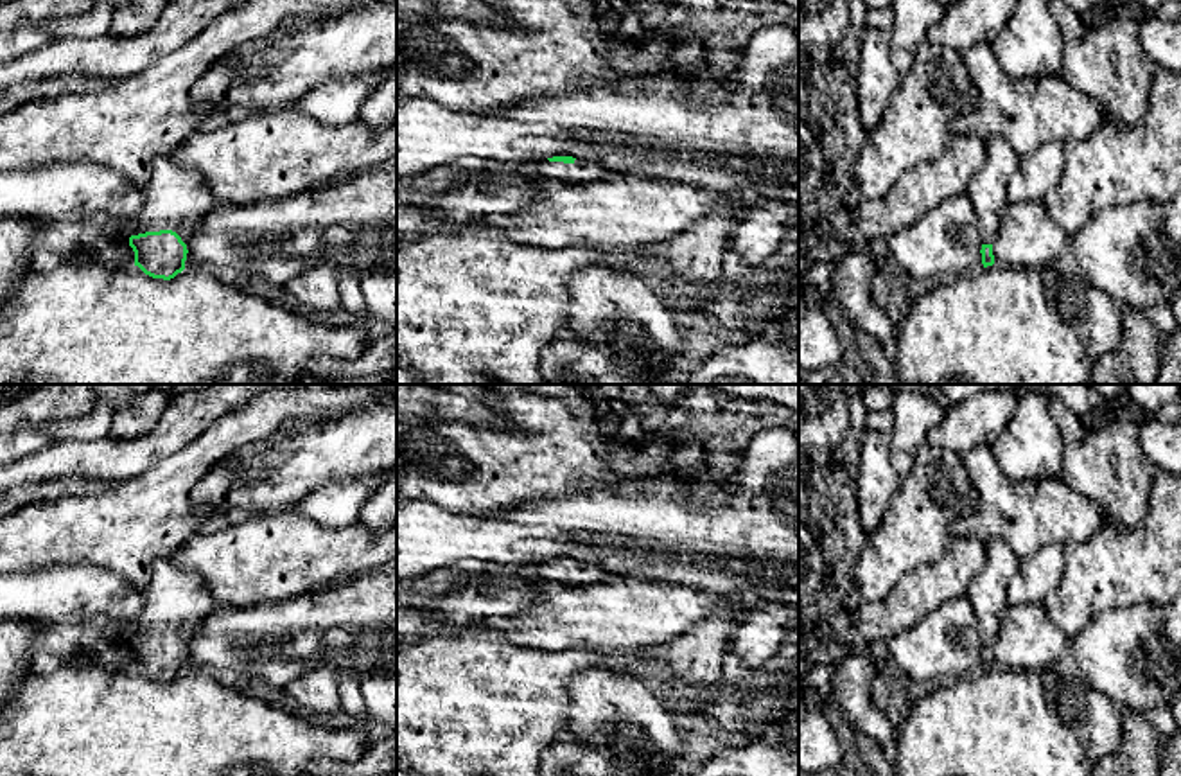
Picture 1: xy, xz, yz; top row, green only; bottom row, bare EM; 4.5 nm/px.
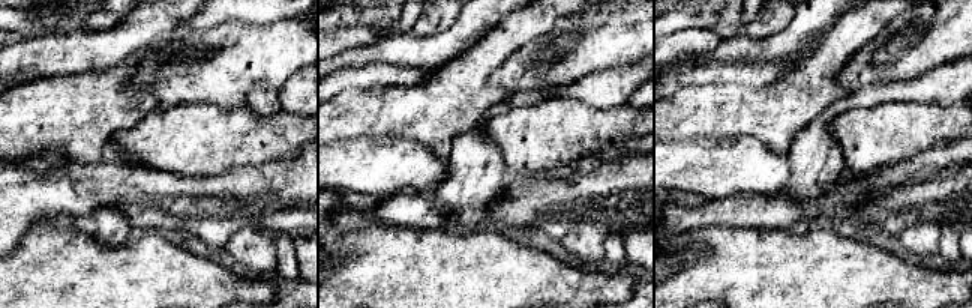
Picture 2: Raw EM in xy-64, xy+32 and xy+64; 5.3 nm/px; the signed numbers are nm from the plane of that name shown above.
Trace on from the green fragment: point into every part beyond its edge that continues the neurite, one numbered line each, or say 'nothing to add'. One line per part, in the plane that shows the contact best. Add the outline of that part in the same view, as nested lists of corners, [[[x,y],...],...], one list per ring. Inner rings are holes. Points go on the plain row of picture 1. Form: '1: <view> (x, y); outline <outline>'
1: xy (176, 600); outline [[[171,559],[154,560],[144,598],[142,613],[126,625],[127,639],[172,632],[187,647],[190,632],[219,605],[199,575]]]

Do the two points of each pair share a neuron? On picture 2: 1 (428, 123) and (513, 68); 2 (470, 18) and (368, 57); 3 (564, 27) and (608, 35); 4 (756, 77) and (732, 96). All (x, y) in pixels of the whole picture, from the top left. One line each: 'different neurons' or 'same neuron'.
1: different neurons
2: same neuron
3: same neuron
4: different neurons

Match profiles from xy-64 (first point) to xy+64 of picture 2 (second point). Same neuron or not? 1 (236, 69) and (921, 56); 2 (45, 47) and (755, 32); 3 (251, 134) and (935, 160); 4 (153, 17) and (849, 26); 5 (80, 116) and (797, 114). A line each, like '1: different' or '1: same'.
1: same
2: different
3: different
4: different
5: same

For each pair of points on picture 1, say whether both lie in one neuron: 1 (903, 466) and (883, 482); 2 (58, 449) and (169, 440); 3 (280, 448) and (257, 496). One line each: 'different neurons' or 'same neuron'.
1: different neurons
2: same neuron
3: same neuron

